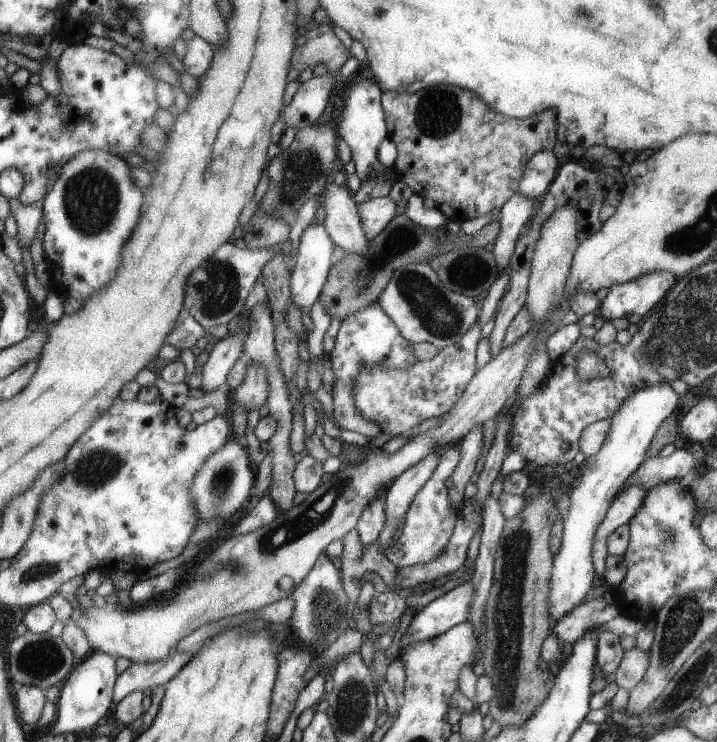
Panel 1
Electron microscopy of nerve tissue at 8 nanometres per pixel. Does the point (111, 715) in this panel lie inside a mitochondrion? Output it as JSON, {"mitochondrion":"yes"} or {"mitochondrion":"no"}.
{"mitochondrion":"no"}

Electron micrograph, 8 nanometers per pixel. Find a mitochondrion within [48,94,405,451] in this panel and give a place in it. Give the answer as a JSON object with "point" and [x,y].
{"point":[91,199]}

